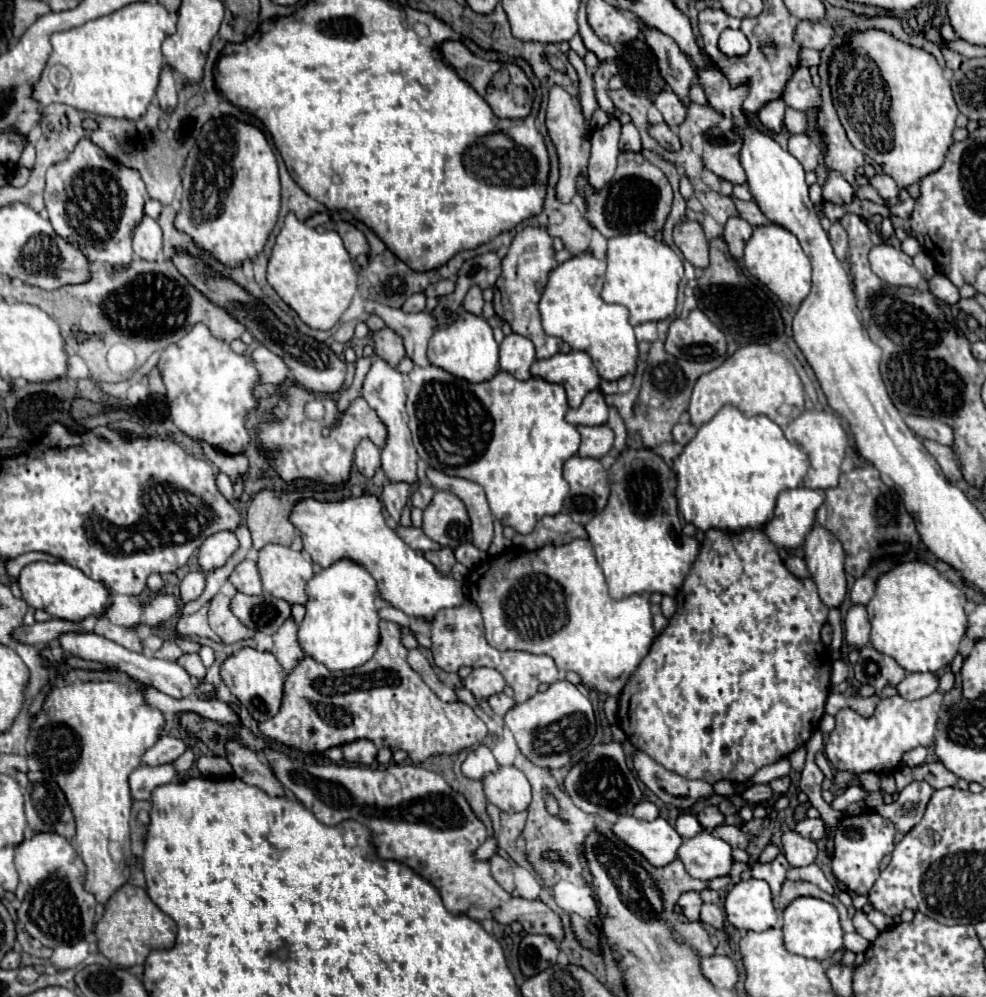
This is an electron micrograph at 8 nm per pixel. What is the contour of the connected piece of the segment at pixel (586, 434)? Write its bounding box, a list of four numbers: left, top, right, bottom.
[578,426,614,458]

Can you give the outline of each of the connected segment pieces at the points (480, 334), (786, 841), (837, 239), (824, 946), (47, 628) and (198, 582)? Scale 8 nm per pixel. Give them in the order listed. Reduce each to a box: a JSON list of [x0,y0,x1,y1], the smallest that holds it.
[[428,310,500,382],[782,830,818,866],[828,222,848,260],[782,896,842,960],[14,620,82,646],[180,570,206,602]]

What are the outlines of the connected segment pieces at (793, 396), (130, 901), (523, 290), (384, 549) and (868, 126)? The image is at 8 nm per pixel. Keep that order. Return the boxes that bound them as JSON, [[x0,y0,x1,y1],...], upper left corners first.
[[688,344,804,428],[96,884,176,968],[494,226,570,358],[288,492,466,620],[828,28,958,188]]

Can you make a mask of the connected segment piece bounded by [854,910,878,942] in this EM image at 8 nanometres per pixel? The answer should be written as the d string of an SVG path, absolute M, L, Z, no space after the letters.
M858 910L856 912L856 918L854 918L854 928L856 928L856 932L858 934L862 934L866 940L876 940L876 936L878 936L878 930L876 930L876 926L866 918L866 914L862 912L862 910Z

